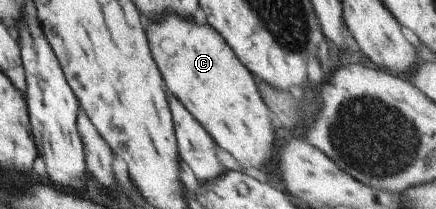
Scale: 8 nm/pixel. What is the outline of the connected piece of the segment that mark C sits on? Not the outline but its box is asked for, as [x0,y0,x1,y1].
[146,16,276,170]

